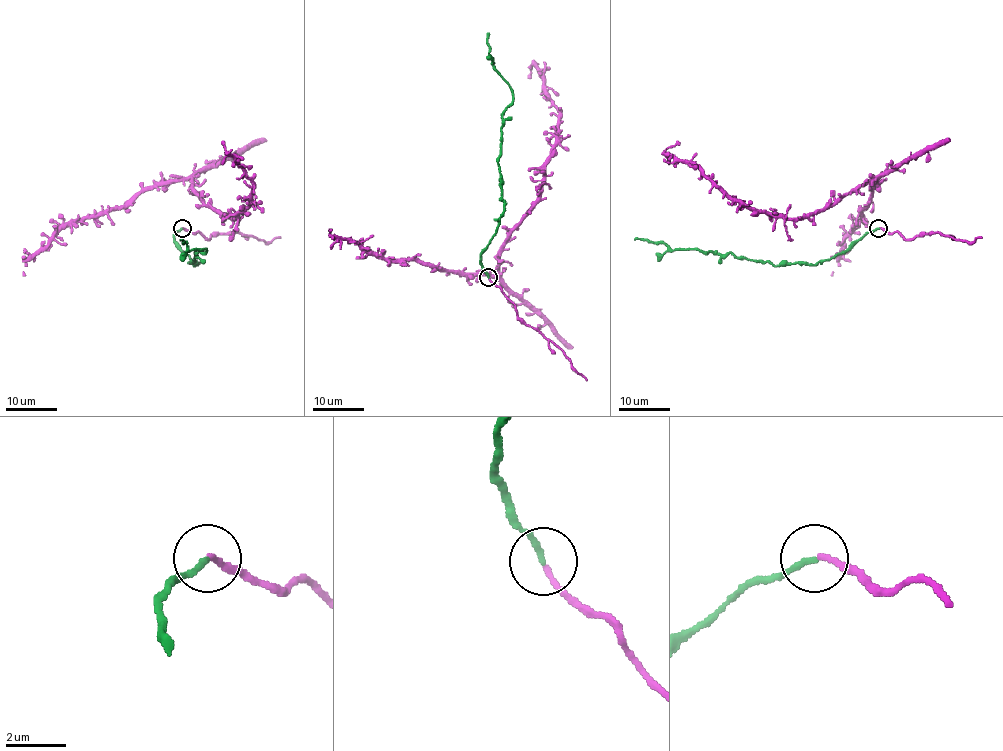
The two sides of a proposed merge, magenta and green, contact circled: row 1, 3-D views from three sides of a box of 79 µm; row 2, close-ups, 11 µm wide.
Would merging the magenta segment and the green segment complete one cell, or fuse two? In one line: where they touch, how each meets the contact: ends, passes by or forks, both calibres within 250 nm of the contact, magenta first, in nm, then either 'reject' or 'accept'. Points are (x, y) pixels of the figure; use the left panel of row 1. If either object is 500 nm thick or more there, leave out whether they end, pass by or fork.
place (182, 228); magenta ends; green ends; calibres 180 and 190 nm; accept

